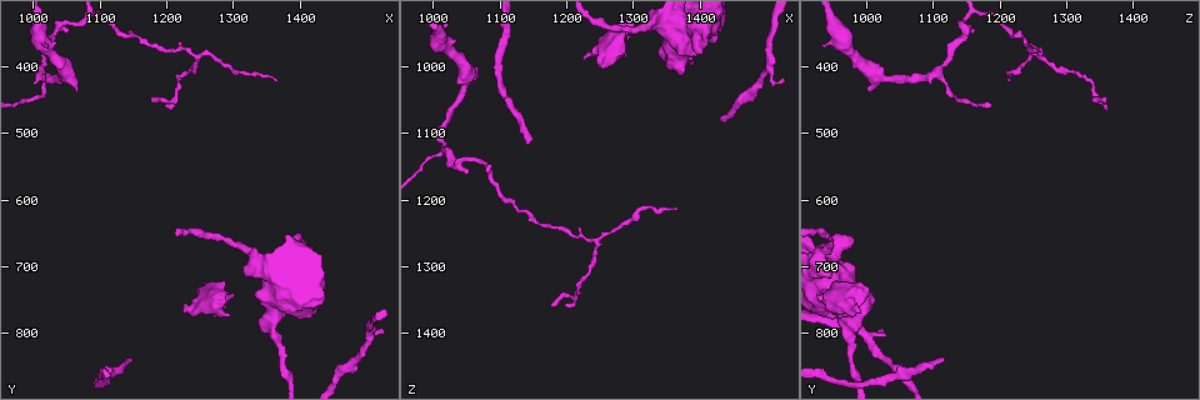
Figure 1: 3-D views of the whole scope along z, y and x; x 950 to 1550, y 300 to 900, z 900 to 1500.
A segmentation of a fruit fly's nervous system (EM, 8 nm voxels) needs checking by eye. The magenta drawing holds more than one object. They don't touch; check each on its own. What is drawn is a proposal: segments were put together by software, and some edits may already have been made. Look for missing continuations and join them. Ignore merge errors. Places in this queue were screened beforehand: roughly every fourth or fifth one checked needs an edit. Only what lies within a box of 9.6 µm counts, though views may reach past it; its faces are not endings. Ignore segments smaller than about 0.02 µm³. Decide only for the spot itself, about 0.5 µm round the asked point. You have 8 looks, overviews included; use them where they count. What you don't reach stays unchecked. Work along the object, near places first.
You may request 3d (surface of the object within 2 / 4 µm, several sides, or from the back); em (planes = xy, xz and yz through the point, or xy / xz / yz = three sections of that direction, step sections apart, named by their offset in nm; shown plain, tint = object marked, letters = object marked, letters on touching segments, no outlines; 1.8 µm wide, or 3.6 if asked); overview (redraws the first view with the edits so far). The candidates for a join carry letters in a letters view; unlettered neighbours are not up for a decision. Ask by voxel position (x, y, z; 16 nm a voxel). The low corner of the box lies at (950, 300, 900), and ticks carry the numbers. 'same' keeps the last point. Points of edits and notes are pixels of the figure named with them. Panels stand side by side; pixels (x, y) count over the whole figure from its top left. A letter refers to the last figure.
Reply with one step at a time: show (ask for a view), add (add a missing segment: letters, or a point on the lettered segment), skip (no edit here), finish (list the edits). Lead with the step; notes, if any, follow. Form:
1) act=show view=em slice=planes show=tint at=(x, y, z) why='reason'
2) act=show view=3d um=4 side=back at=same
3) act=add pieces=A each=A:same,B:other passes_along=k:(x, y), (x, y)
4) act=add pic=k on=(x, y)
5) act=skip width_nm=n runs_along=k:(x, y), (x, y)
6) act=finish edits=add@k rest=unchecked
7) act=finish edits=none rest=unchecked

act=show view=3d um=2 at=(1140, 840, 1120) why='thin end'

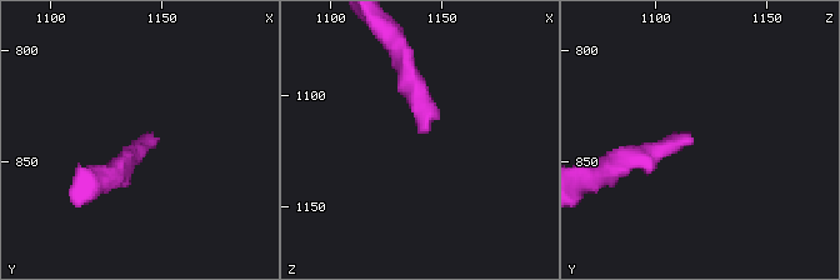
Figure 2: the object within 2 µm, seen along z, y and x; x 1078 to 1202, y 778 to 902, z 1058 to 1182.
act=show view=em slice=planes show=letters at=(1143, 842, 1118)

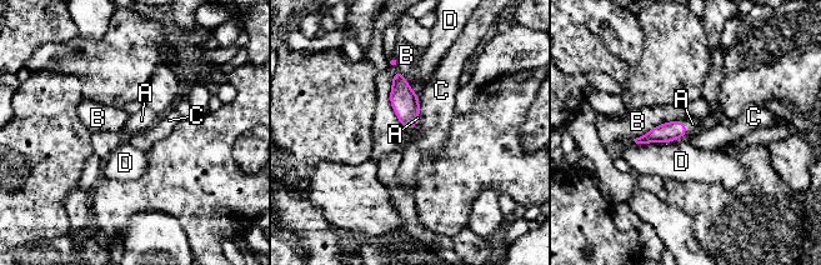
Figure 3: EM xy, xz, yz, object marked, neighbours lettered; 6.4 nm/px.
act=add pieces=A width_nm=130 each=A:same,B:other,C:other,D:other passes_along=3:(669, 131), (685, 128), (692, 124) found='it goes on there'

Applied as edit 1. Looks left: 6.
act=show view=overview

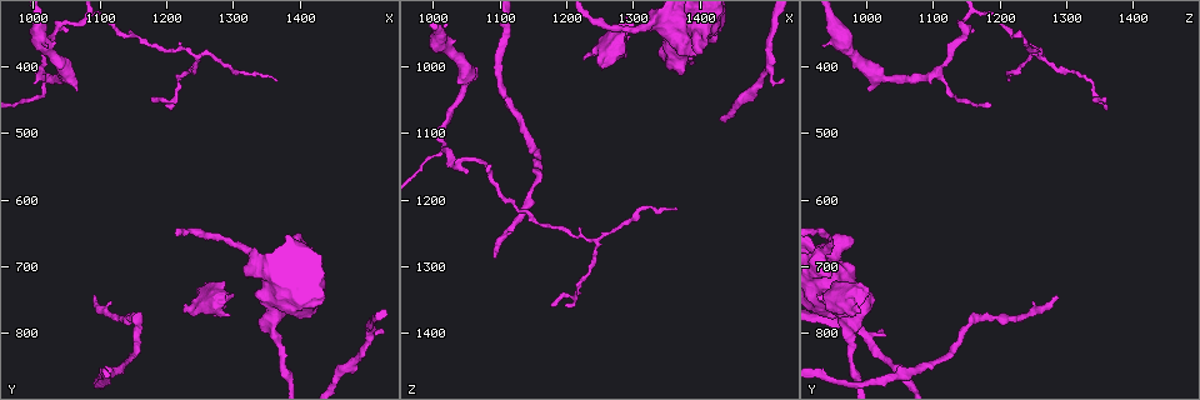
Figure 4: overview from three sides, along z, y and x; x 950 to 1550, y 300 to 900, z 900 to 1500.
act=show view=3d um=4 at=(1395, 670, 955) why='sudden change in width'

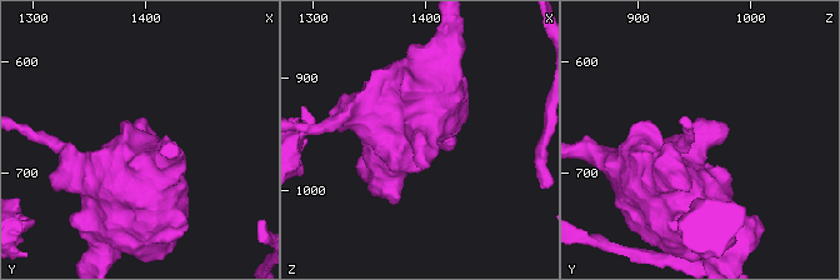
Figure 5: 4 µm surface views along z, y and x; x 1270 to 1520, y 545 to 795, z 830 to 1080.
act=show view=em um=3.6 slice=xy step=8 show=letters at=(1400, 674, 958) why='now the EM'

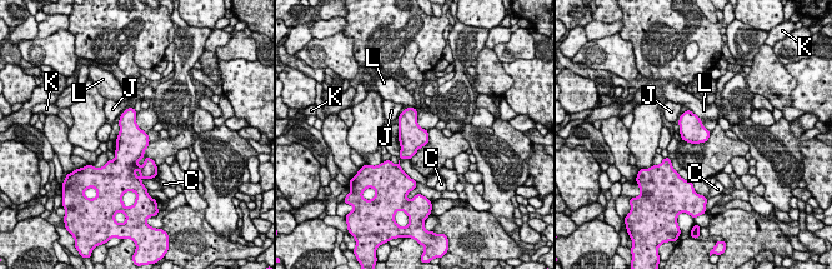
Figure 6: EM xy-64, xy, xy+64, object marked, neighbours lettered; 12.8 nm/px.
act=skip longest_contact=L:220nm each=C:other,J:other,K:other,L:other border=6:(688, 109), (701, 119) found='no lettered segment goes on from it'

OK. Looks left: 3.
act=show view=em slice=planes show=letters at=(1220, 765, 990) why='stops while still wide'

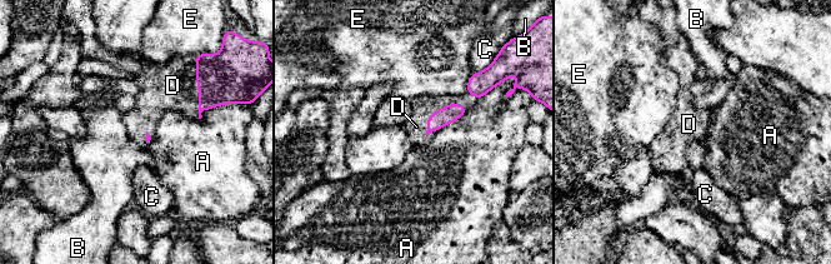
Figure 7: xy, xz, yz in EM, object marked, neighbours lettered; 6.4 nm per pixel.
act=add pieces=D each=A:other,B:other,C:other,D:same,E:other passes_along=7:(230, 76), (199, 96), (173, 85) found='it goes on there'

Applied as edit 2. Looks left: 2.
act=show view=em slice=yz step=16 show=tint at=(1250, 390, 1265) why='sharp bend'

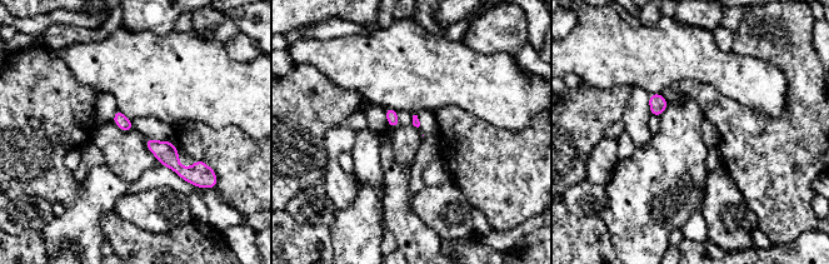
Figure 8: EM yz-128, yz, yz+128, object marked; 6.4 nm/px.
act=show view=em slice=planes show=letters at=same why='cut it another way'

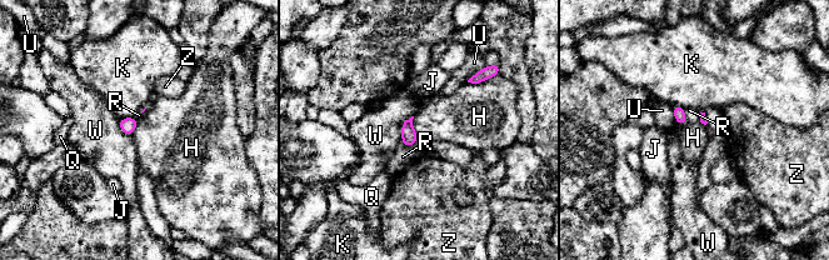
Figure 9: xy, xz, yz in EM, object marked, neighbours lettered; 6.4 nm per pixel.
act=skip each=H:other,J:other,K:other,Q:other,R:other,U:other,W:other,Z:other border=9:(413, 116), (413, 130), (419, 140) found='none of them fits'

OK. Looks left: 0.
act=finish edits=add@3,add@7 rest=unchecked

